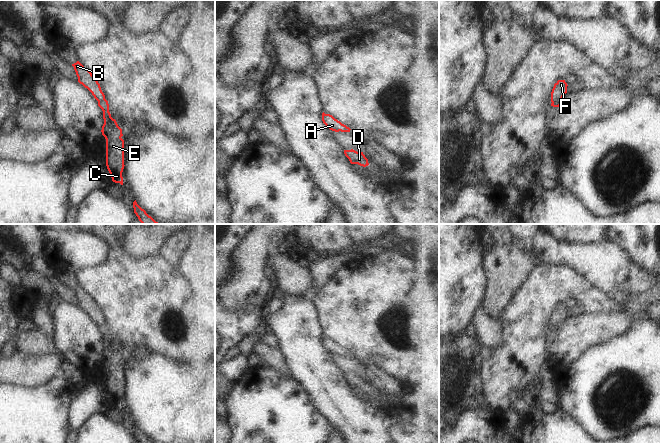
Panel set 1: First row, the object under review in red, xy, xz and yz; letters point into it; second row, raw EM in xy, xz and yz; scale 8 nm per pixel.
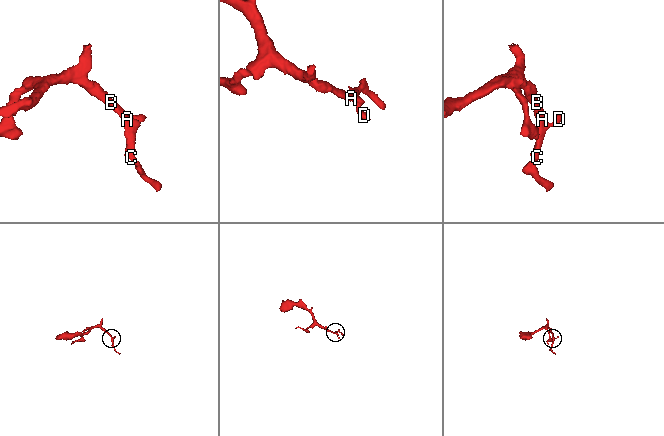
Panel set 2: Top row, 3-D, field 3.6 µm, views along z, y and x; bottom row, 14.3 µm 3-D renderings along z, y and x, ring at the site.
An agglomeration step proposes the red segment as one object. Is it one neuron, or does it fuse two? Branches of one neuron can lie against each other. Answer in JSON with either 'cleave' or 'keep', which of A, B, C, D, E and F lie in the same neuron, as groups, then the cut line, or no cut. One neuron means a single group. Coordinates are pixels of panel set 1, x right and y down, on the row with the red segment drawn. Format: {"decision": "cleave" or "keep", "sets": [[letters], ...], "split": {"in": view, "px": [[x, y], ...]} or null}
{"decision": "keep", "sets": [["A", "B", "C", "D", "E", "F"]], "split": null}

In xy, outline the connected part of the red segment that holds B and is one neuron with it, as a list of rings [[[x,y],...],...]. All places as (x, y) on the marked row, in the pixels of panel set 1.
[[[79,61],[72,64],[72,66],[74,67],[76,75],[78,77],[78,82],[92,93],[94,98],[98,101],[98,106],[103,111],[104,124],[102,126],[101,132],[106,139],[106,166],[111,175],[112,181],[123,185],[122,172],[125,165],[124,165],[124,140],[121,138],[123,136],[122,129],[118,126],[116,120],[111,117],[111,114],[109,112],[108,101],[105,99],[105,95],[102,92],[100,84],[96,80],[95,76],[88,69],[86,69]]]

